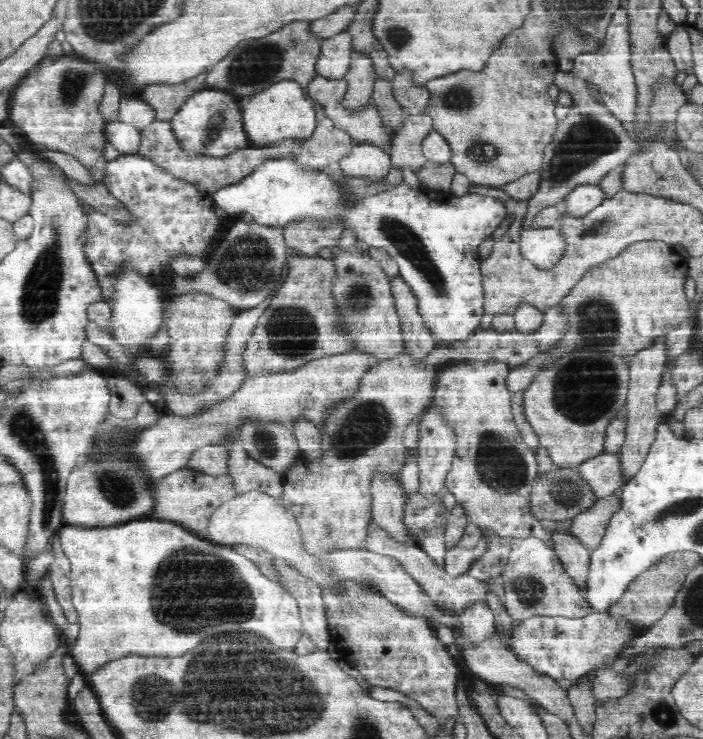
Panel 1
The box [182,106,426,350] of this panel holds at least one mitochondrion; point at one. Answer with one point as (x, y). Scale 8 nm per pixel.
(247, 265)

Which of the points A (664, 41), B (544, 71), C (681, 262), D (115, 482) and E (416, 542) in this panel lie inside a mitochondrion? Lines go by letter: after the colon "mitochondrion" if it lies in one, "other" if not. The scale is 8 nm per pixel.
A: other
B: other
C: other
D: mitochondrion
E: other

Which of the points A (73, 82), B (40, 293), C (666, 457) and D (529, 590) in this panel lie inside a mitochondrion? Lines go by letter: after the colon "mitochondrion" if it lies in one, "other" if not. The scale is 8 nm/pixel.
A: mitochondrion
B: mitochondrion
C: other
D: mitochondrion

